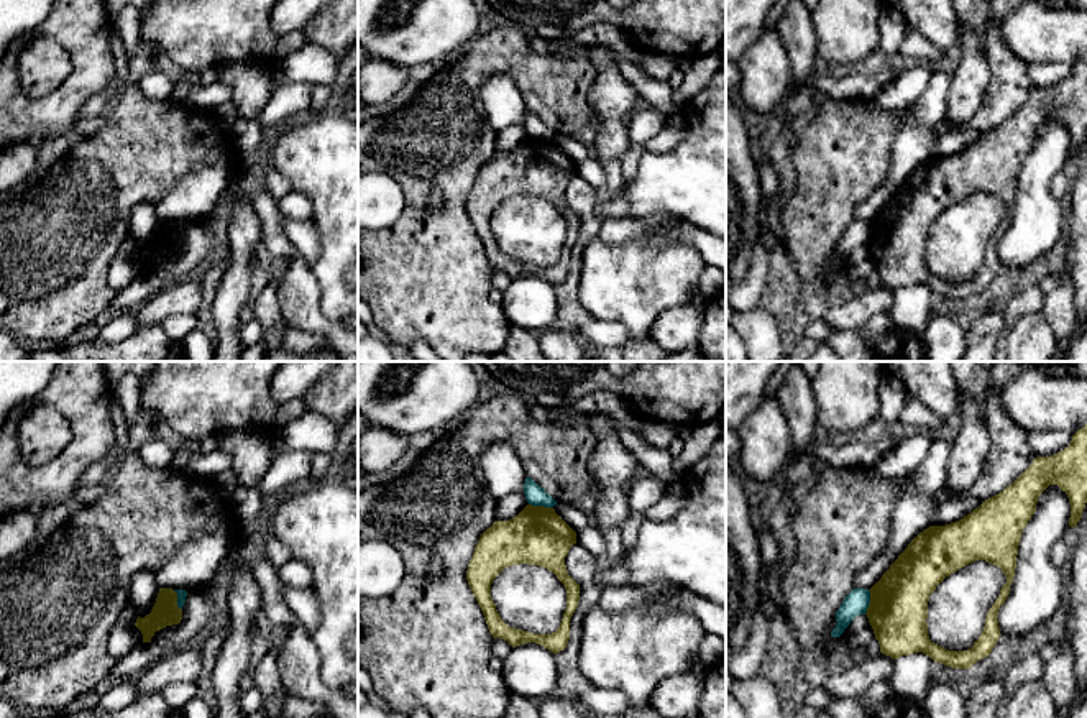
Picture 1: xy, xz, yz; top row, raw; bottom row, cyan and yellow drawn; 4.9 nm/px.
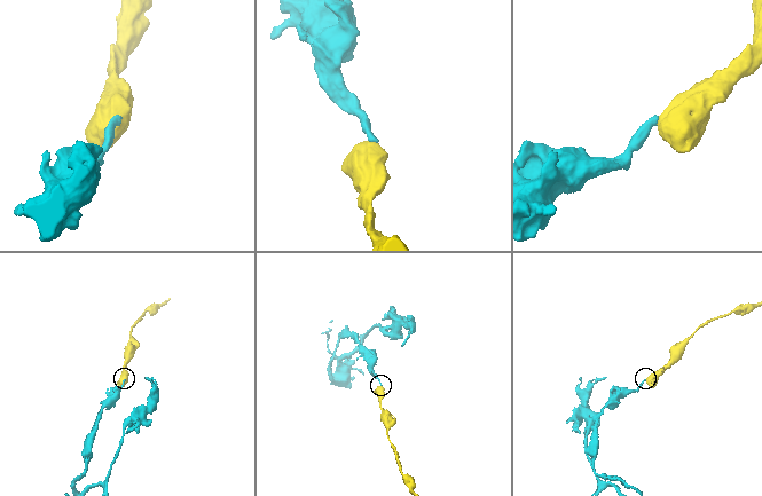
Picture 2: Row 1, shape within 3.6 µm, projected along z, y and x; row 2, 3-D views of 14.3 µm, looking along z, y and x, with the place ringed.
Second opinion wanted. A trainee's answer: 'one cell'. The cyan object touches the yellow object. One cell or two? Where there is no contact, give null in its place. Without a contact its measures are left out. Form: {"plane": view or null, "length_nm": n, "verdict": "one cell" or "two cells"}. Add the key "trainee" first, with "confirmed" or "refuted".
{"trainee": "refuted", "plane": "xz", "length_nm": 120, "verdict": "two cells"}

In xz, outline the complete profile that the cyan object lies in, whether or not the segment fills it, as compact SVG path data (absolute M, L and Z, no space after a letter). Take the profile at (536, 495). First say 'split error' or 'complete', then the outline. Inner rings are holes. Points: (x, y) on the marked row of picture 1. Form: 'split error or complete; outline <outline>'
complete; outline M529 476L524 483L524 495L527 503L532 506L553 508L557 504L557 501Z

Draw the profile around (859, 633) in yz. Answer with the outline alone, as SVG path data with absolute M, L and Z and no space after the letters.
M867 614L855 616L844 634L844 642L851 651L865 649L874 639L875 634Z

